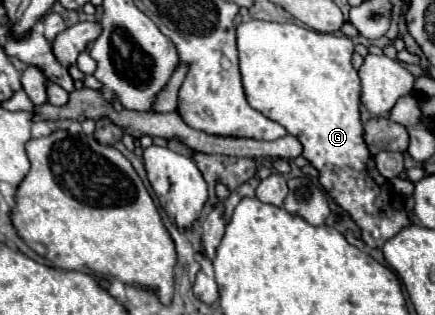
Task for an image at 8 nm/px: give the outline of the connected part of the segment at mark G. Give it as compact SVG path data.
M247 20L237 26L237 48L239 68L249 104L267 118L285 126L289 134L303 142L303 156L321 172L319 182L327 190L327 194L361 226L365 246L381 248L385 240L389 240L409 224L409 218L401 198L377 172L371 154L367 154L367 146L363 146L363 138L359 138L359 130L363 130L363 124L359 120L361 86L357 70L351 64L353 42L343 34L323 34L301 28L293 22L277 24L265 20Z

